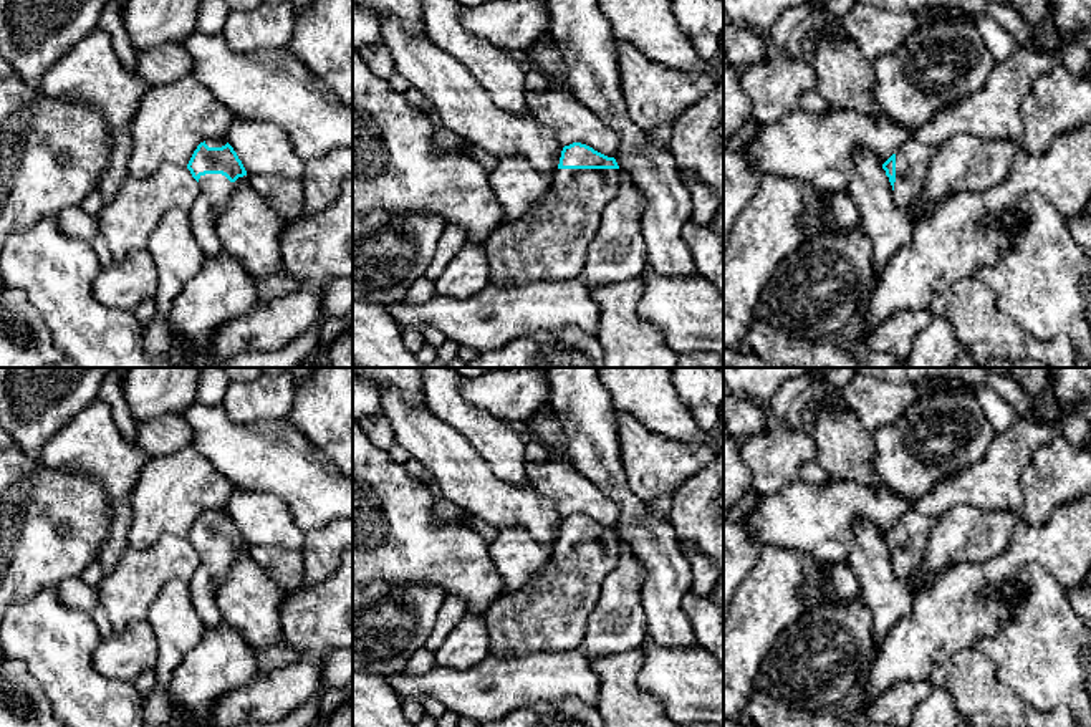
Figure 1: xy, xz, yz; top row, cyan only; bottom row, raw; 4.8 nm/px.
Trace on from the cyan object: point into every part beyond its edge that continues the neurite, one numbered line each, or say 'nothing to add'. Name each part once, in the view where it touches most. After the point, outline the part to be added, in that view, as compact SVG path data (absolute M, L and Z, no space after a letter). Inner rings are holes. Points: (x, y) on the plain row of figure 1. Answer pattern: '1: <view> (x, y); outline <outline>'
1: xz (550, 613); outline M556 540L550 561L518 591L503 593L482 614L490 656L520 659L533 652L578 649L589 613L596 608L604 578L616 568L619 540Z

